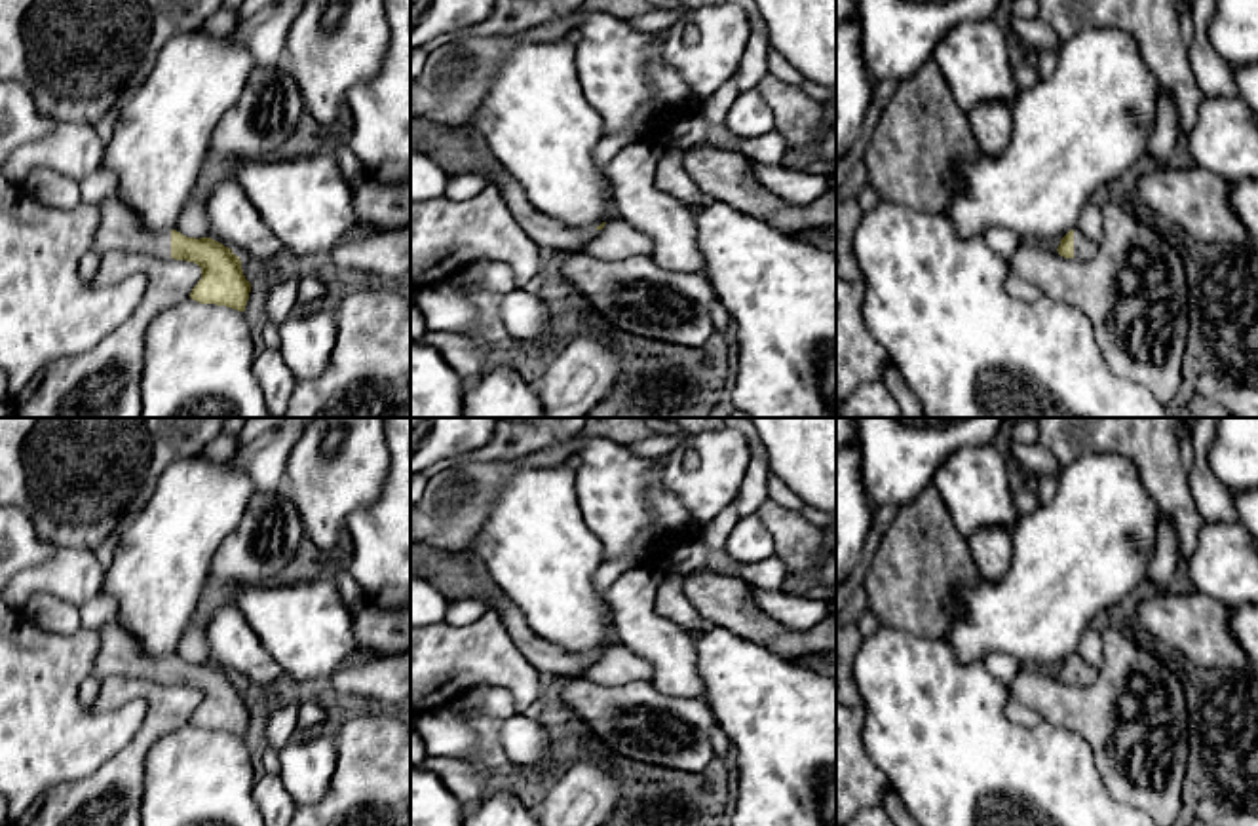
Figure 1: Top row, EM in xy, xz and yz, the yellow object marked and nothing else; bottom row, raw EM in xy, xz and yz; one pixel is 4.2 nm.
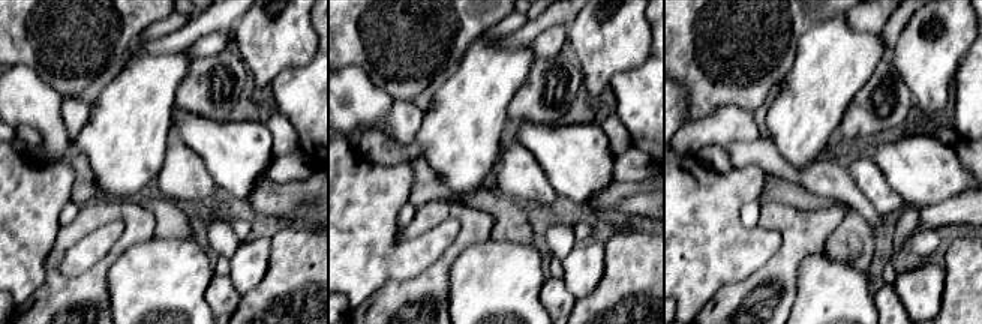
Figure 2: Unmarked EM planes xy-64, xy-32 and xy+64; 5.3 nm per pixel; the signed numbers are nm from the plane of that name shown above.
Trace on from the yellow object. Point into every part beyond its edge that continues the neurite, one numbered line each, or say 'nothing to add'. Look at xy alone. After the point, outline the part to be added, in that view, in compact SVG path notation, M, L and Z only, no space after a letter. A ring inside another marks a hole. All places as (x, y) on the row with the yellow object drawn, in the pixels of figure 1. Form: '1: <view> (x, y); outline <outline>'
1: xy (118, 228); outline M120 201L97 203L99 228L91 251L105 254L110 251L129 251L158 258L171 258L171 230L148 230L137 215Z

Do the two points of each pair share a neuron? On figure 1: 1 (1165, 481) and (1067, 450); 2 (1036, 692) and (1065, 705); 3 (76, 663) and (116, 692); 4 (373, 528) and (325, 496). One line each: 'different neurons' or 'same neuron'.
1: same neuron
2: same neuron
3: different neurons
4: different neurons

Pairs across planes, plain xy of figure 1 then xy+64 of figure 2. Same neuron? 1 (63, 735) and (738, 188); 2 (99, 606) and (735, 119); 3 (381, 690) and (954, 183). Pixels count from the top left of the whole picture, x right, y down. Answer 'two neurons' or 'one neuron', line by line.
1: one neuron
2: two neurons
3: two neurons

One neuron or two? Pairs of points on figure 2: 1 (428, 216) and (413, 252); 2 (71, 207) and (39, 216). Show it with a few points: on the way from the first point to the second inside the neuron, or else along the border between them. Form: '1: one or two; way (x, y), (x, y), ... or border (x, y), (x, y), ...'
1: two; border (452, 222), (435, 225), (425, 234), (401, 233)
2: two; border (69, 200), (60, 212), (60, 225)

